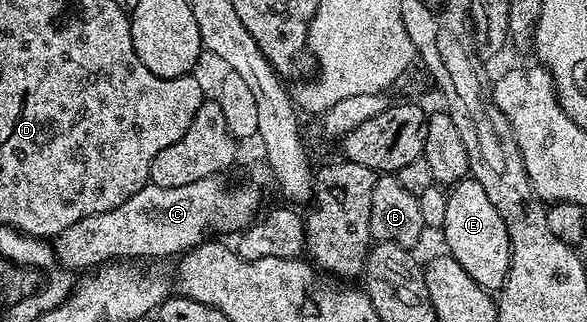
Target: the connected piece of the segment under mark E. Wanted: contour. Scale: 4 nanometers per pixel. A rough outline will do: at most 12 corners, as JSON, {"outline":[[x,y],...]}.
{"outline":[[473,178],[450,188],[446,250],[487,291],[511,268],[501,213]]}

